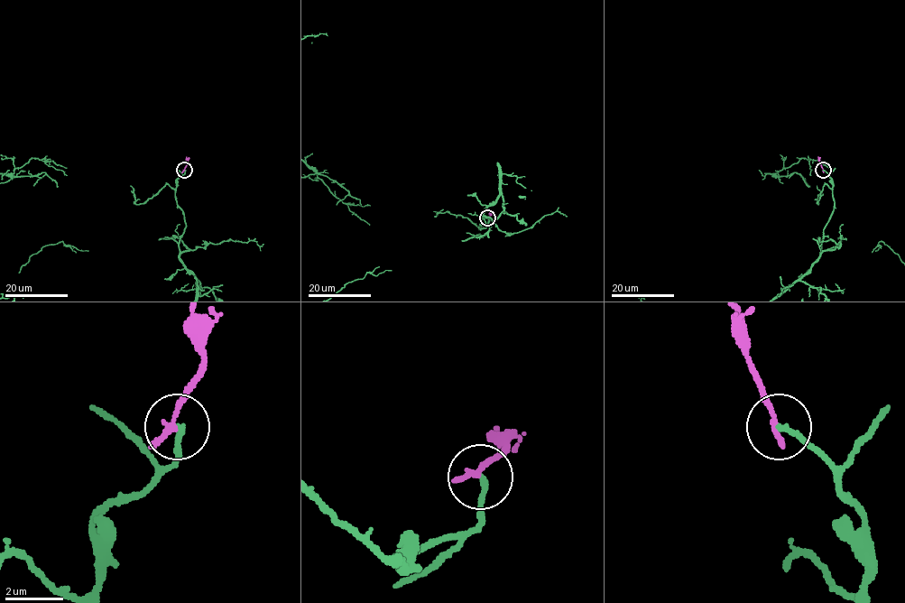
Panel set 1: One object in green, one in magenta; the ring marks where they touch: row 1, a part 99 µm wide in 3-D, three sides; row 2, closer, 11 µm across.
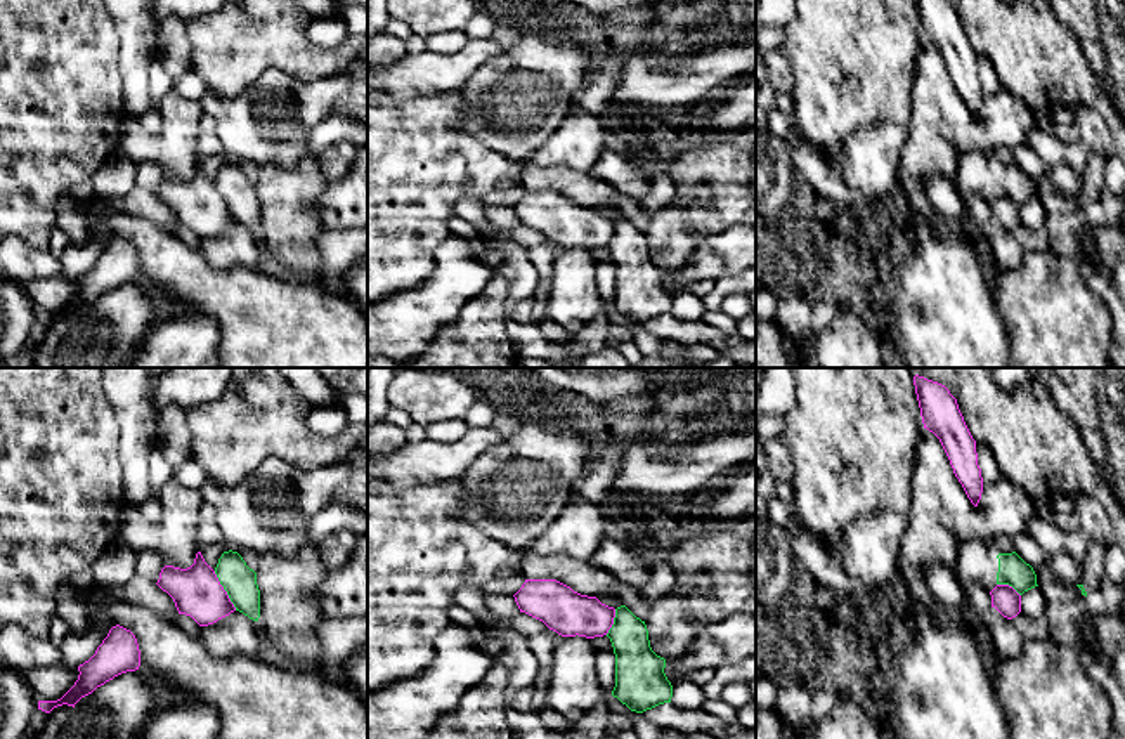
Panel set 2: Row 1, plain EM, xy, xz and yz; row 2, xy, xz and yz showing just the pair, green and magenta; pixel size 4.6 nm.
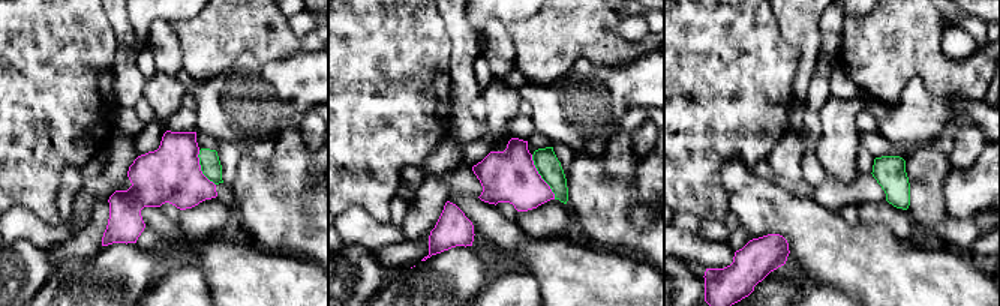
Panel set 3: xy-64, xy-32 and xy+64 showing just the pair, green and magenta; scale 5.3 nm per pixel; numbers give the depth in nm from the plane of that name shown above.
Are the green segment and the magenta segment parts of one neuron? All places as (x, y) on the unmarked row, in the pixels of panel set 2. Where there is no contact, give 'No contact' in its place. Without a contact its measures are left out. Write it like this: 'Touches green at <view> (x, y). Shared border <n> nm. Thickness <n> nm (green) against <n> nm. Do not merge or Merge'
Touches green at xy (224, 200). Shared border 220 nm. Thickness 160 nm (green) against 220 nm. Do not merge

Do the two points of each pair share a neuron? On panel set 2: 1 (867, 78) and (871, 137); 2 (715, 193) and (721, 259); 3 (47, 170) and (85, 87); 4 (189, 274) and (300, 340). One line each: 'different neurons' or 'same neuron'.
1: different neurons
2: different neurons
3: same neuron
4: same neuron

